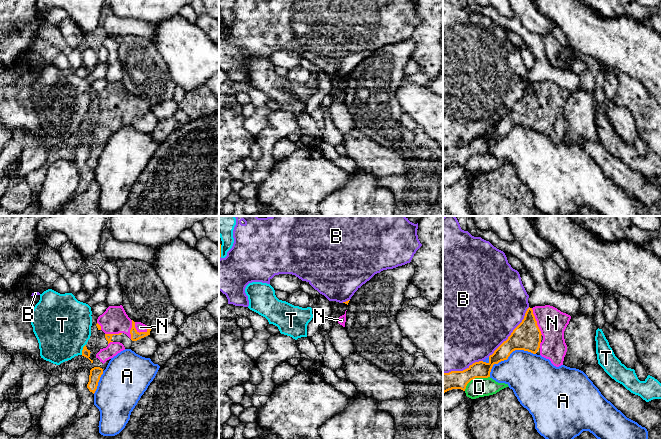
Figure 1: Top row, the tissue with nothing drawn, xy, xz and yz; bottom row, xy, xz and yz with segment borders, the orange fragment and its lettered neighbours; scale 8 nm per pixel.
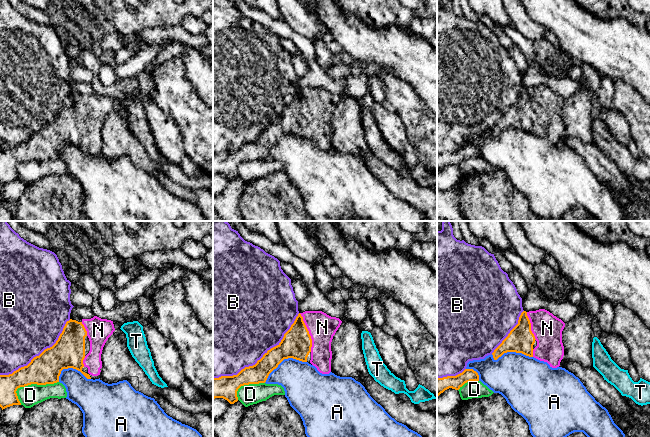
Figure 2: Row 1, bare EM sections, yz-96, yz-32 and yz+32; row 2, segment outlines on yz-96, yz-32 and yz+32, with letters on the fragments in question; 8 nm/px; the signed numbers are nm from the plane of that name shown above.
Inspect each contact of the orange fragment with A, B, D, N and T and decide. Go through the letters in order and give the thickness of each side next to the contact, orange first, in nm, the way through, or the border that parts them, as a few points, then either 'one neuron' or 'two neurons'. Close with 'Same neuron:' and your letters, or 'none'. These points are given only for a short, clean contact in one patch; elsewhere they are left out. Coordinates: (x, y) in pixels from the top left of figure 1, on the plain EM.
A: 220/360 nm | two neurons
B: 220/500 nm | two neurons
D: 140/160 nm | two neurons
N: 220/220 nm | one neuron
T: 60/460 nm | two neurons
Same neuron: N

